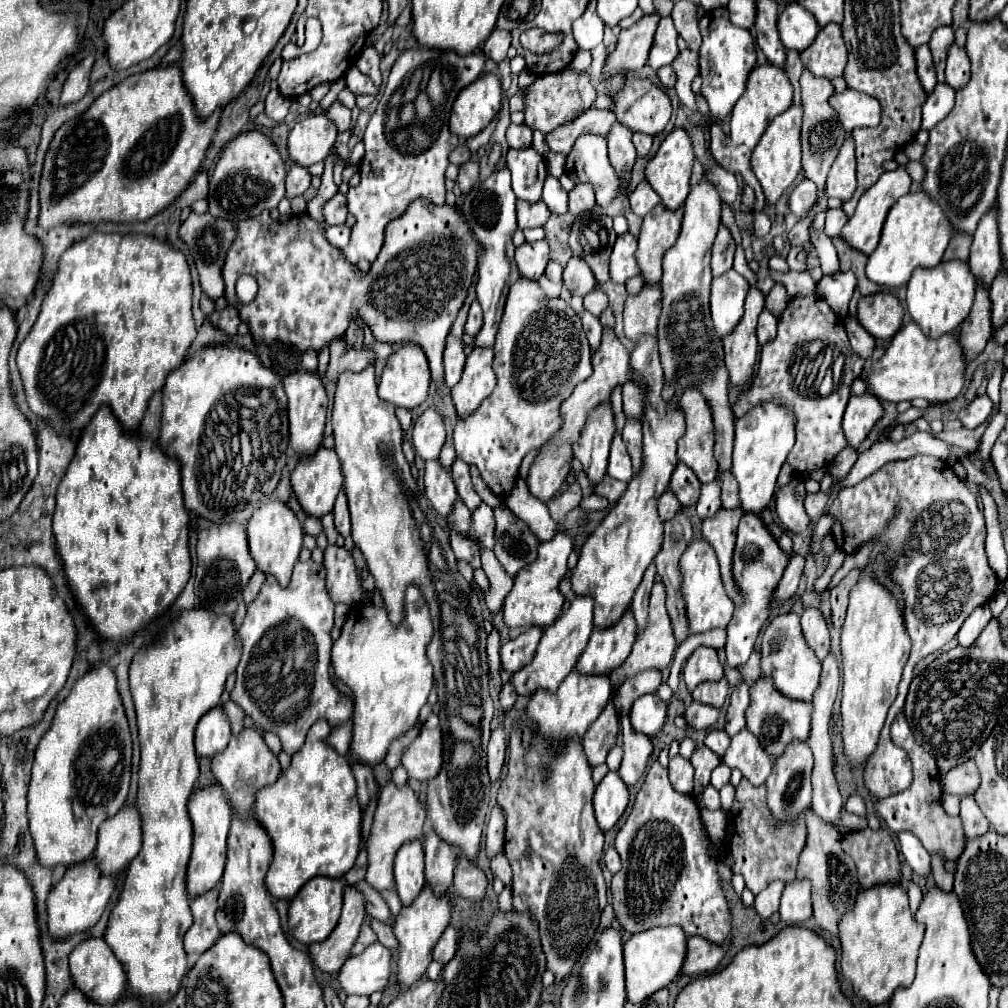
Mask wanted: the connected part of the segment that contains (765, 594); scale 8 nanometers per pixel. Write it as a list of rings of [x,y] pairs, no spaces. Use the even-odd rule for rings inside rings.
[[[742,514],[740,526],[738,526],[738,540],[734,550],[734,580],[738,588],[746,596],[746,604],[738,608],[728,624],[728,638],[726,638],[726,660],[732,668],[744,664],[748,656],[752,654],[752,646],[756,642],[758,632],[768,622],[770,610],[774,602],[774,590],[778,582],[782,580],[782,574],[792,558],[792,554],[784,552],[770,530],[764,526],[764,522],[758,518],[758,514]]]

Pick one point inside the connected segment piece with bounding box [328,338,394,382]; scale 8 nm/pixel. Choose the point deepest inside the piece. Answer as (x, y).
(343, 356)

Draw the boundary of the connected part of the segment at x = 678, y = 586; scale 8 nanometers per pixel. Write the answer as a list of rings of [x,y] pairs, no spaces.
[[[678,514],[676,518],[664,522],[662,550],[654,560],[656,572],[666,586],[666,594],[668,594],[666,608],[672,618],[674,638],[678,644],[682,644],[690,636],[686,608],[682,600],[682,572],[680,572],[680,558],[688,548],[690,538],[692,538],[692,526],[684,514]]]

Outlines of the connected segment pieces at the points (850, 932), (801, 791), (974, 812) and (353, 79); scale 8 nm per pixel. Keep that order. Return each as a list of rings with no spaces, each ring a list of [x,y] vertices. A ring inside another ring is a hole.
[[[876,884],[874,888],[862,890],[854,908],[842,916],[838,930],[842,942],[842,974],[866,1002],[882,1004],[896,988],[908,986],[914,980],[924,928],[910,912],[908,896],[902,886]]]
[[[794,742],[786,746],[786,752],[774,760],[772,774],[766,780],[768,788],[768,806],[776,820],[792,822],[812,800],[812,772],[814,772],[814,756],[808,742]]]
[[[964,796],[960,800],[960,820],[964,826],[966,838],[976,838],[976,836],[982,836],[990,830],[988,820],[980,812],[980,808],[972,796]]]
[[[352,66],[352,68],[348,70],[348,74],[344,76],[344,80],[346,80],[346,86],[350,88],[350,92],[352,92],[352,94],[356,94],[356,96],[360,96],[360,94],[376,96],[376,94],[378,94],[378,90],[374,88],[374,84],[372,84],[370,76],[362,74],[356,66]]]

